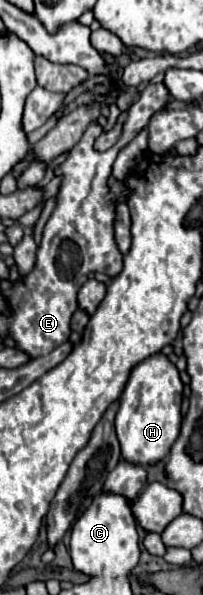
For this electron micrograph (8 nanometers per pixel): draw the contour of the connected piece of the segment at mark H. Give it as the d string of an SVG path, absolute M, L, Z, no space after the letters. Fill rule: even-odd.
M153 354L133 368L119 398L119 410L115 416L121 454L127 462L155 464L165 458L181 428L181 396L183 382L179 370L165 354Z

